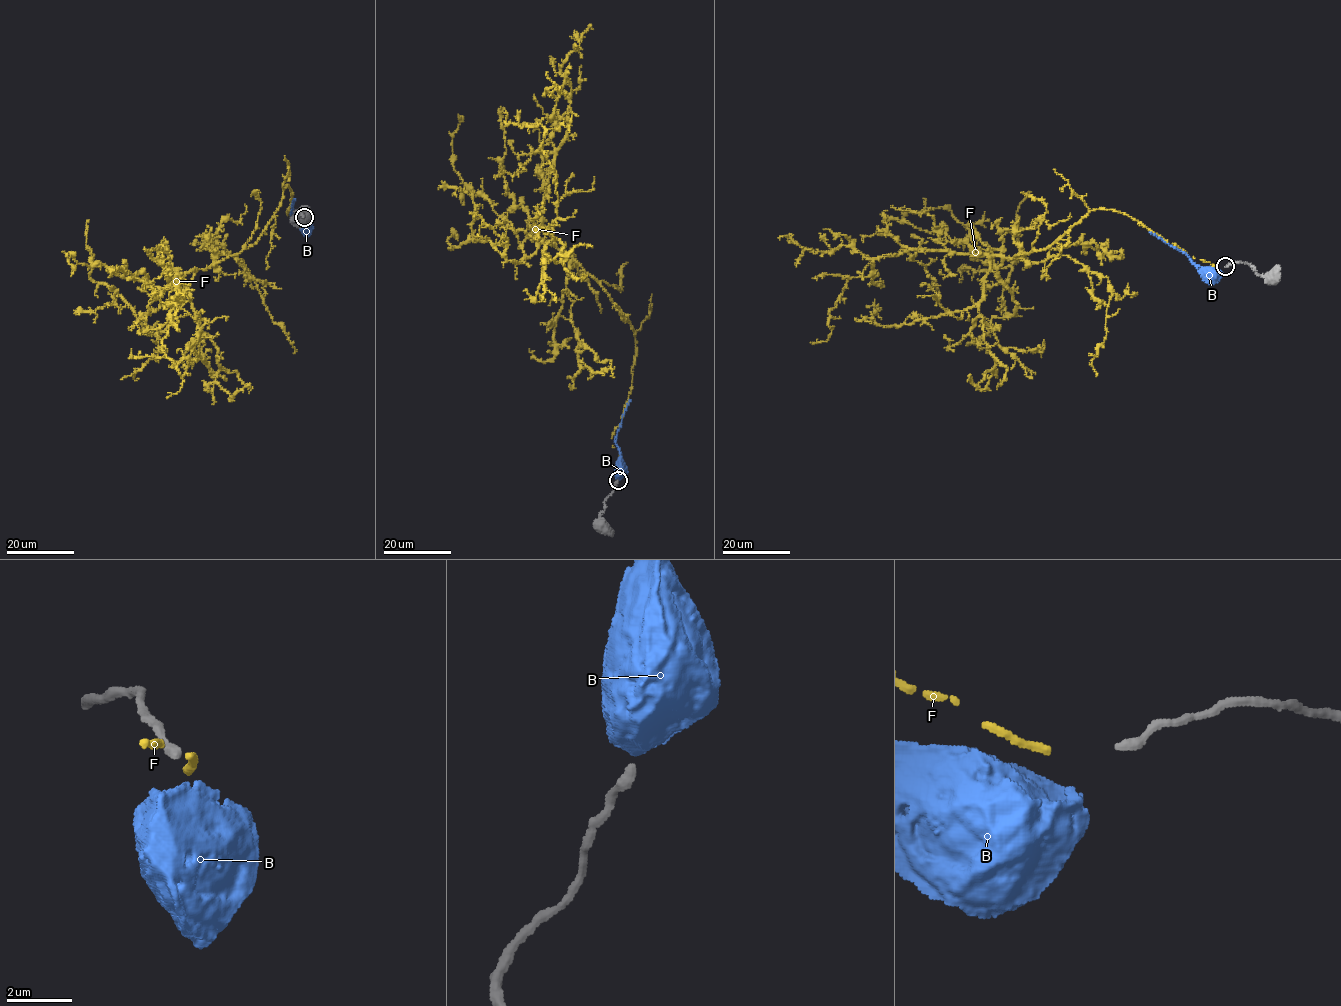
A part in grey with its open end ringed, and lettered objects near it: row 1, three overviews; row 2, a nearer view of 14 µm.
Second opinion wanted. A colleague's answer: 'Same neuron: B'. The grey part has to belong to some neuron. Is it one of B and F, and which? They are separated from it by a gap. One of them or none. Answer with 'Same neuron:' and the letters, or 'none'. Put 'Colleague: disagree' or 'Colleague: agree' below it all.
Same neuron: F
Colleague: disagree

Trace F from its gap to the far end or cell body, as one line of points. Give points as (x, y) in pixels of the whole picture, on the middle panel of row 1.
F: (620, 474), (611, 436), (635, 339), (542, 223), (567, 125), (548, 72)

